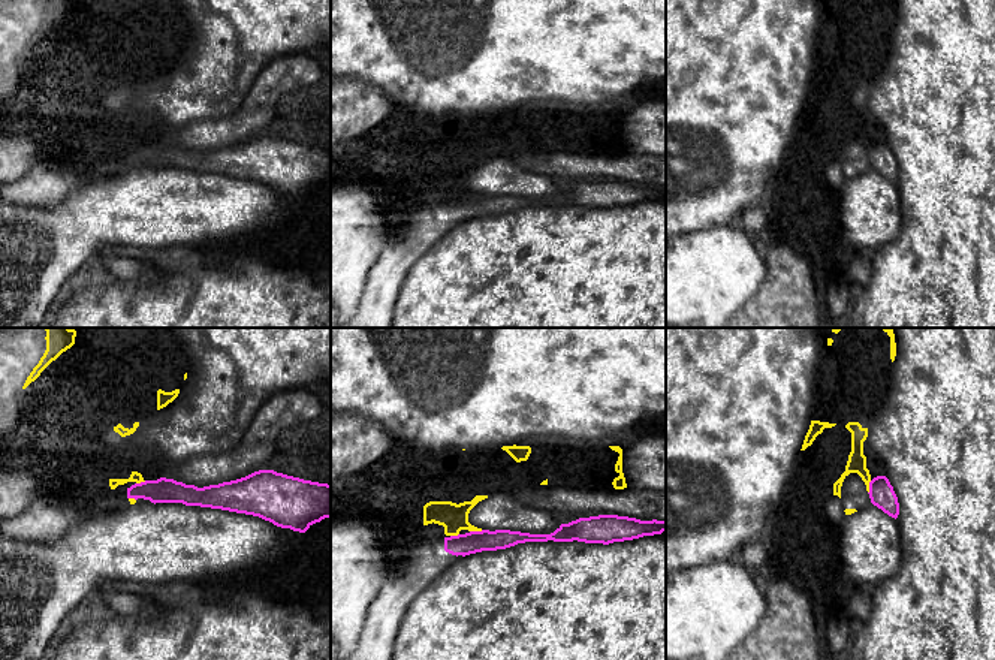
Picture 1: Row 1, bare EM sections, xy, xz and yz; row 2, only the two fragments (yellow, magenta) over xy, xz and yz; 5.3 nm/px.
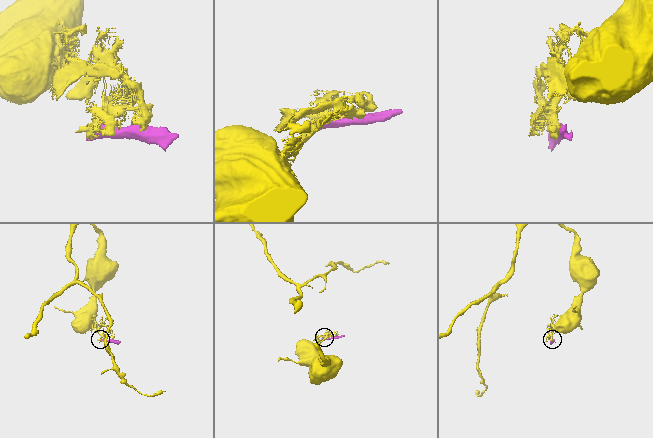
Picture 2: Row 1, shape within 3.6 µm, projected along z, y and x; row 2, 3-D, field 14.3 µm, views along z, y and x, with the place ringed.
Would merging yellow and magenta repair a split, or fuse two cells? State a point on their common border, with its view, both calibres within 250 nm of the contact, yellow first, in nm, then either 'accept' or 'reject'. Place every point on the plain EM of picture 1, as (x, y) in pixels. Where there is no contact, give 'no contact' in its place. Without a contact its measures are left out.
contact xz (476, 195); calibres 150 and 120 nm; reject

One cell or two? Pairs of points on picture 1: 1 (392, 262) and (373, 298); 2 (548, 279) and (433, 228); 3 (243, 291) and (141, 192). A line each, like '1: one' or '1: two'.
1: one
2: two
3: two

